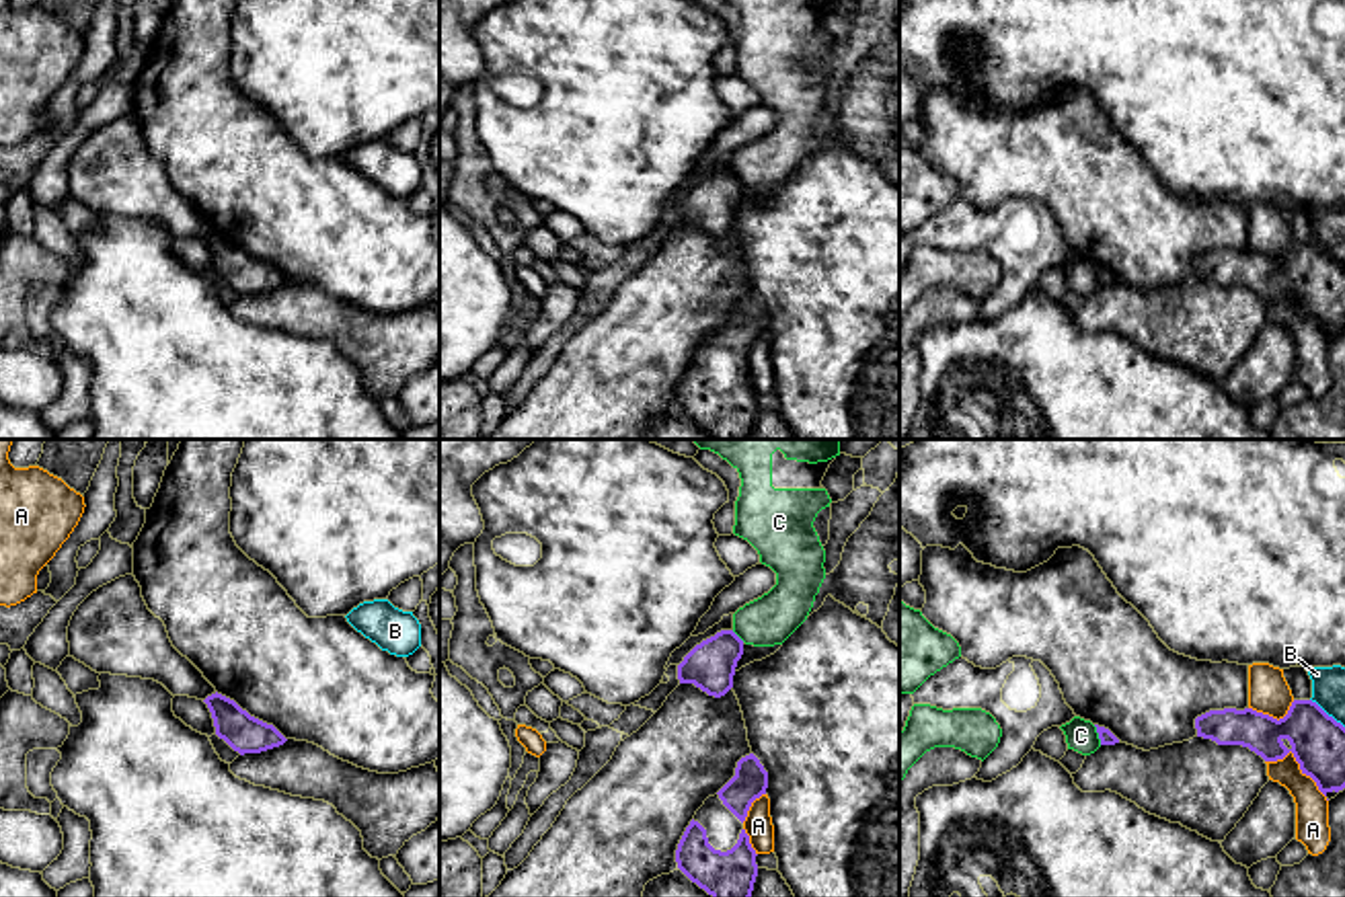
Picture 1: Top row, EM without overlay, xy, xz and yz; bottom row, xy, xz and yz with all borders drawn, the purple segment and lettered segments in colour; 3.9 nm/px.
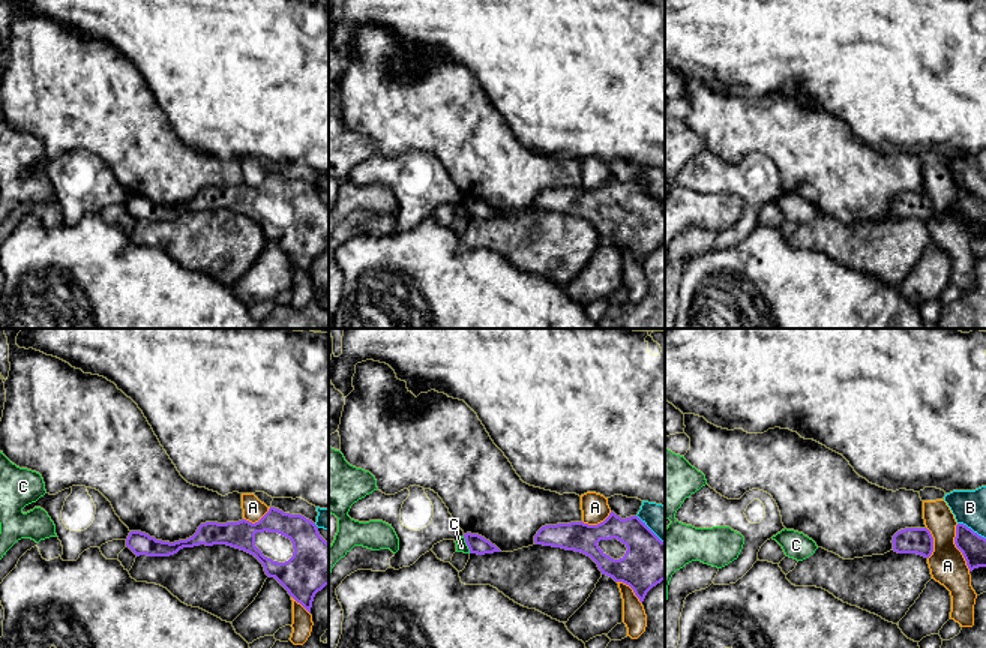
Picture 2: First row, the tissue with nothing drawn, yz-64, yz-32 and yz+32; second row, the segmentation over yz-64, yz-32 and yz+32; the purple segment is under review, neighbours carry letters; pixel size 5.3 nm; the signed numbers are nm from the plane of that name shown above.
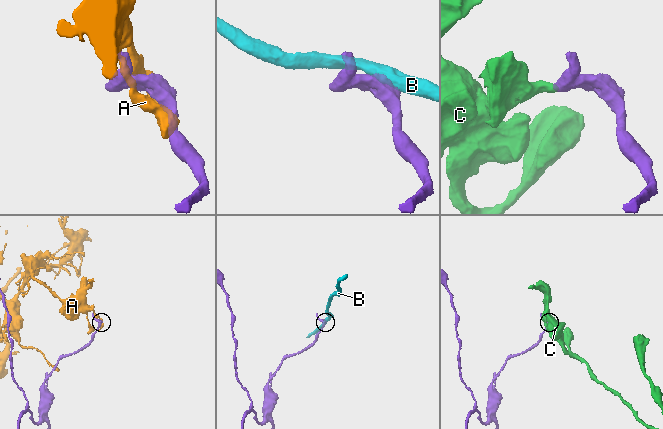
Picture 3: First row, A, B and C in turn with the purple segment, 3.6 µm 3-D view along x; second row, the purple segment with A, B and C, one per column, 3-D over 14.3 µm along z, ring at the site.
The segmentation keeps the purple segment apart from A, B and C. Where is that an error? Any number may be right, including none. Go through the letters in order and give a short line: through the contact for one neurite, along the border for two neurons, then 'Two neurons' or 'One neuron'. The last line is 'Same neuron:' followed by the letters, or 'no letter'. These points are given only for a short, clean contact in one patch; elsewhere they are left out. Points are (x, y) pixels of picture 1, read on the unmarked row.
A: Two neurons
B: Line: yz (1311, 239), (1343, 267). Two neurons
C: Line: yz (1093, 265), (1101, 284). Two neurons
Same neuron: no letter

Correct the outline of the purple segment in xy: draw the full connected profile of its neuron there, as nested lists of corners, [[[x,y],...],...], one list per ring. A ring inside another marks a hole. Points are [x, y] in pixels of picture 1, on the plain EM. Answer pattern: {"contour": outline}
{"contour": [[[218,232],[203,242],[212,252],[216,275],[240,296],[261,294],[287,281],[273,265],[251,257],[234,240]]]}

